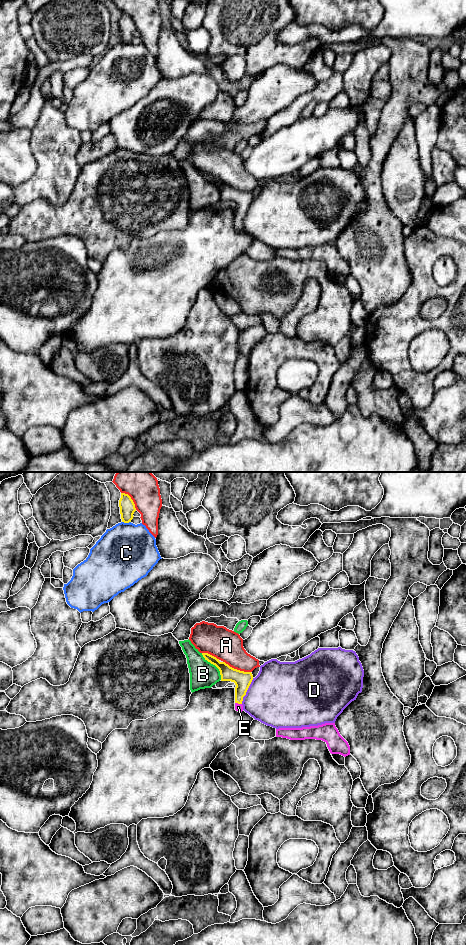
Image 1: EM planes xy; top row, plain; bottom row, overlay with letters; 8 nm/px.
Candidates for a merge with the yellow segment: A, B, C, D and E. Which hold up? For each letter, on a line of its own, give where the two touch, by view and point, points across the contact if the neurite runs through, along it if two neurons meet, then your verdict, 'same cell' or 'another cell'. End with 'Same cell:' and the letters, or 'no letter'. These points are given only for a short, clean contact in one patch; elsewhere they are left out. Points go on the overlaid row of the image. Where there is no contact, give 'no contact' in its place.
A: meets yellow in xy at (236, 669); another cell
B: meets yellow in xy at (214, 664); another cell
C: meets yellow in xy at (126, 522); another cell
D: meets yellow in xy at (246, 691); another cell
E: meets yellow in xy at (238, 703); runs through xy (242, 680), (238, 703), (238, 707); same cell
Same cell: E

